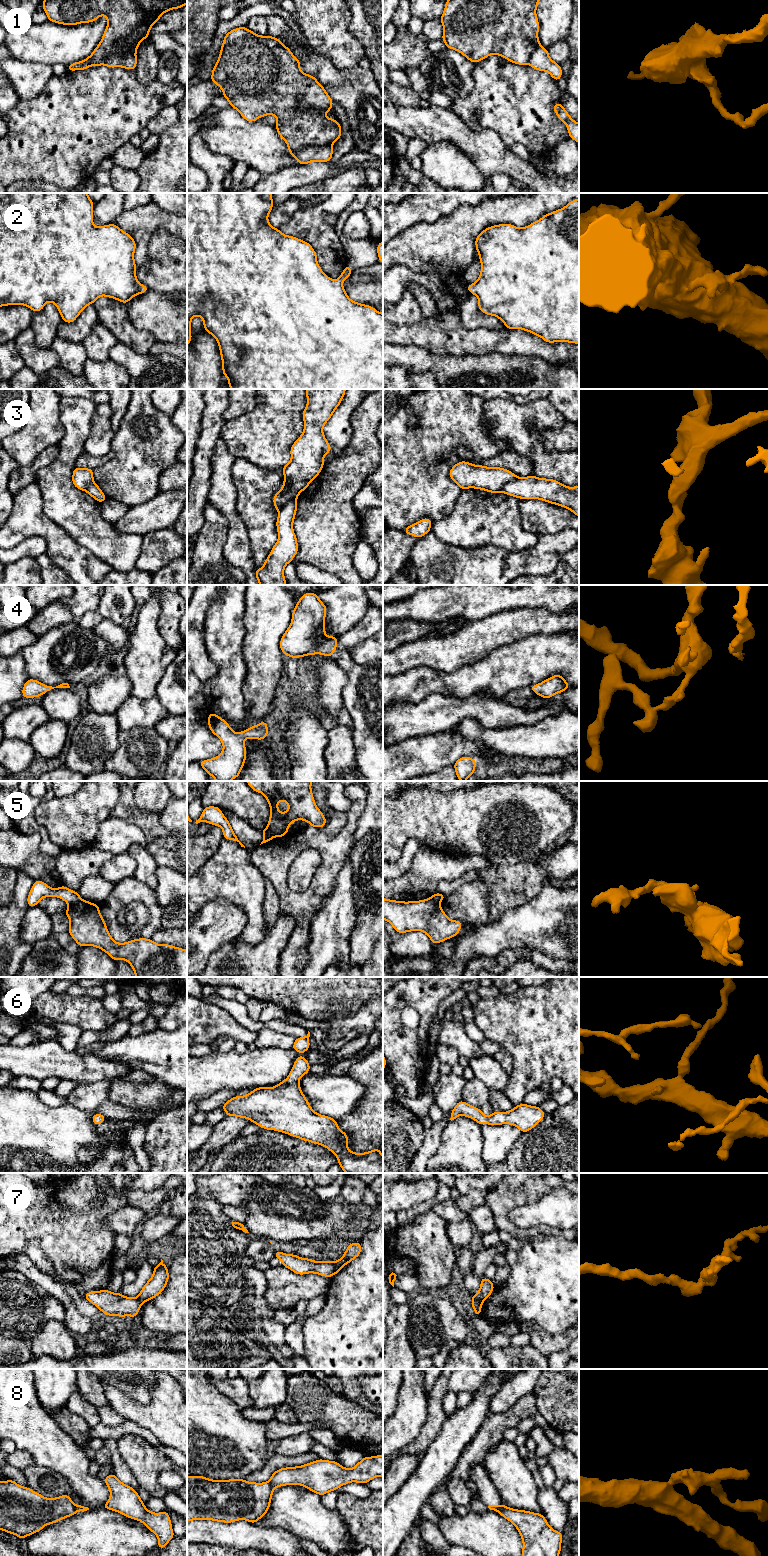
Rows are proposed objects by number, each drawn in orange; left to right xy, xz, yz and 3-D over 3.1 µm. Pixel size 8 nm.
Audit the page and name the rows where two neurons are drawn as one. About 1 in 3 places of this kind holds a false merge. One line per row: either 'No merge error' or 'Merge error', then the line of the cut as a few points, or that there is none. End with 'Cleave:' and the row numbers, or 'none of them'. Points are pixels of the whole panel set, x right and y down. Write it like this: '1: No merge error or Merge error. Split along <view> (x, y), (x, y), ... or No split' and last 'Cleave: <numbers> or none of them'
1: Merge error. Split along xz (331, 144), (309, 145), (297, 149), (288, 148)
2: No merge error. No split
3: Merge error. Split along yz (516, 476), (508, 481), (500, 491)
4: No merge error. No split
5: Merge error. Split along xy (81, 899), (69, 905)
6: No merge error. No split
7: Merge error. Split along xz (334, 1262), (334, 1272), (332, 1274)
8: Merge error. Split along xz (268, 1481), (273, 1488)
Cleave: 1, 3, 5, 7, 8

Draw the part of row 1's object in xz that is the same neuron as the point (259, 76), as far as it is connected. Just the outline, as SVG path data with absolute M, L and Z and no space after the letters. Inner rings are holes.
M245 26L229 31L224 36L210 80L222 89L222 95L229 101L229 106L235 108L248 122L255 122L270 114L274 115L277 118L275 125L277 133L291 150L333 145L341 138L341 123L334 118L325 117L332 109L333 100L314 76L301 71L300 60L292 54L289 47L282 44L279 38L260 36Z

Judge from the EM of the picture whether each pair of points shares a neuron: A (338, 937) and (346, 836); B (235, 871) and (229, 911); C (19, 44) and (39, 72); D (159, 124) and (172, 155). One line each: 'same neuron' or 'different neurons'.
A: different neurons
B: different neurons
C: different neurons
D: different neurons

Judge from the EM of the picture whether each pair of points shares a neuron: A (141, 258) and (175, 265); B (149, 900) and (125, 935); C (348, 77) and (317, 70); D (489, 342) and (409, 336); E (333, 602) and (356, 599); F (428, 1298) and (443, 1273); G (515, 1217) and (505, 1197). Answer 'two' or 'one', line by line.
A: two
B: one
C: one
D: one
E: one
F: two
G: two

